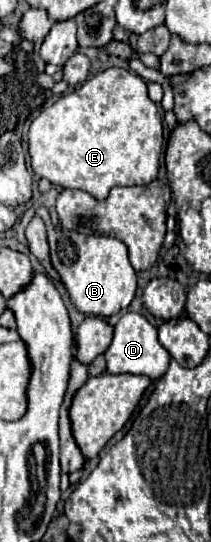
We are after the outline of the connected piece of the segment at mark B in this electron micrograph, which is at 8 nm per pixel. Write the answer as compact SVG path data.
M46 224L48 228L48 244L52 264L58 270L62 284L66 286L74 306L86 316L102 316L108 318L124 308L134 298L137 290L137 277L130 260L128 248L122 240L112 236L84 236L74 230L62 230Z

